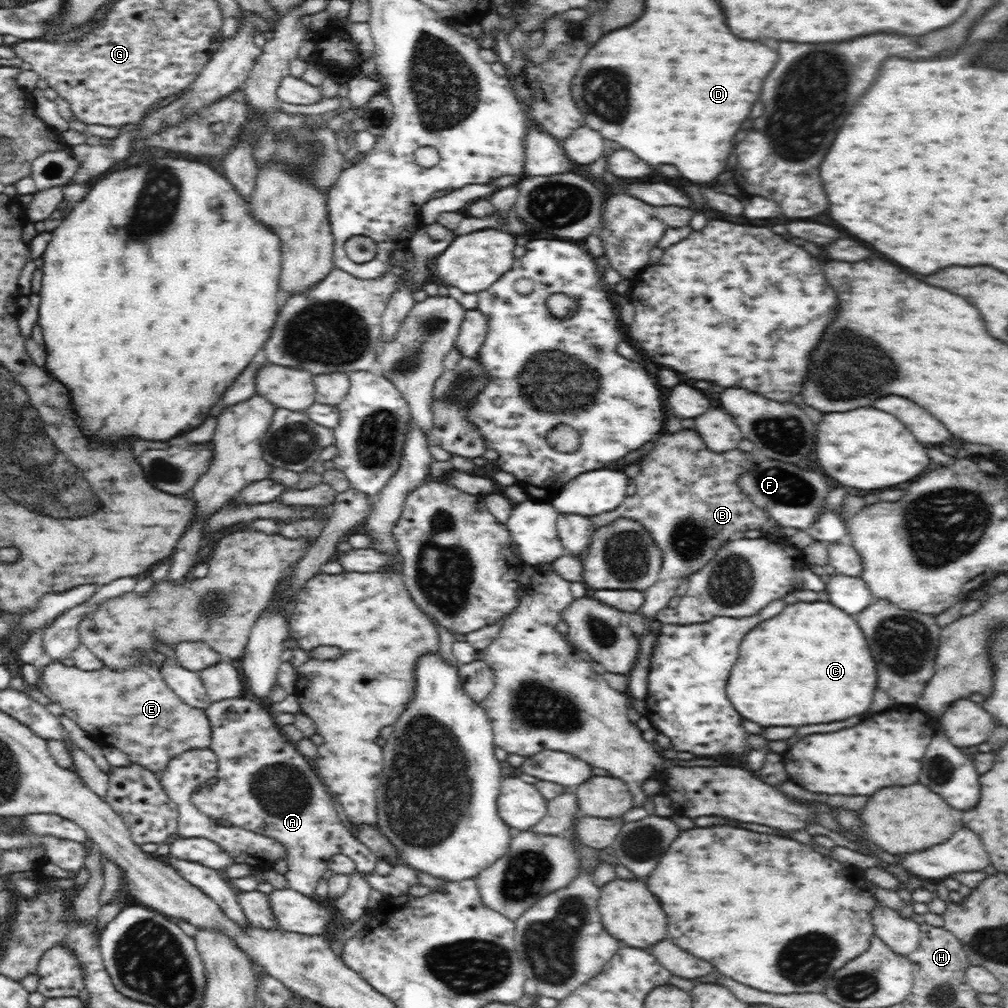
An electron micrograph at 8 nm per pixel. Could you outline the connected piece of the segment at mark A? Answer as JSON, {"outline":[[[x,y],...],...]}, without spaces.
{"outline":[[[240,696],[230,699],[228,703],[213,702],[206,709],[208,721],[212,726],[210,748],[217,756],[219,779],[212,786],[200,788],[201,792],[192,793],[192,803],[214,820],[224,820],[226,824],[279,839],[288,850],[286,861],[288,870],[285,877],[289,888],[306,897],[316,896],[315,886],[319,884],[321,878],[329,874],[327,862],[335,854],[348,855],[361,873],[374,872],[376,856],[373,856],[364,844],[356,840],[356,837],[341,825],[331,794],[313,768],[311,761],[292,746],[292,740],[281,733],[267,707],[260,703],[256,705],[260,708],[258,712],[252,710],[252,701]]]}

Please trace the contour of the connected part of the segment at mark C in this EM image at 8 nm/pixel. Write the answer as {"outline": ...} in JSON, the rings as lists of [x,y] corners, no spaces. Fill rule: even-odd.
{"outline":[[[830,601],[787,604],[776,618],[760,622],[740,644],[740,658],[727,680],[734,708],[760,726],[806,726],[826,724],[858,716],[870,708],[876,690],[876,664],[868,642],[851,614]]]}

